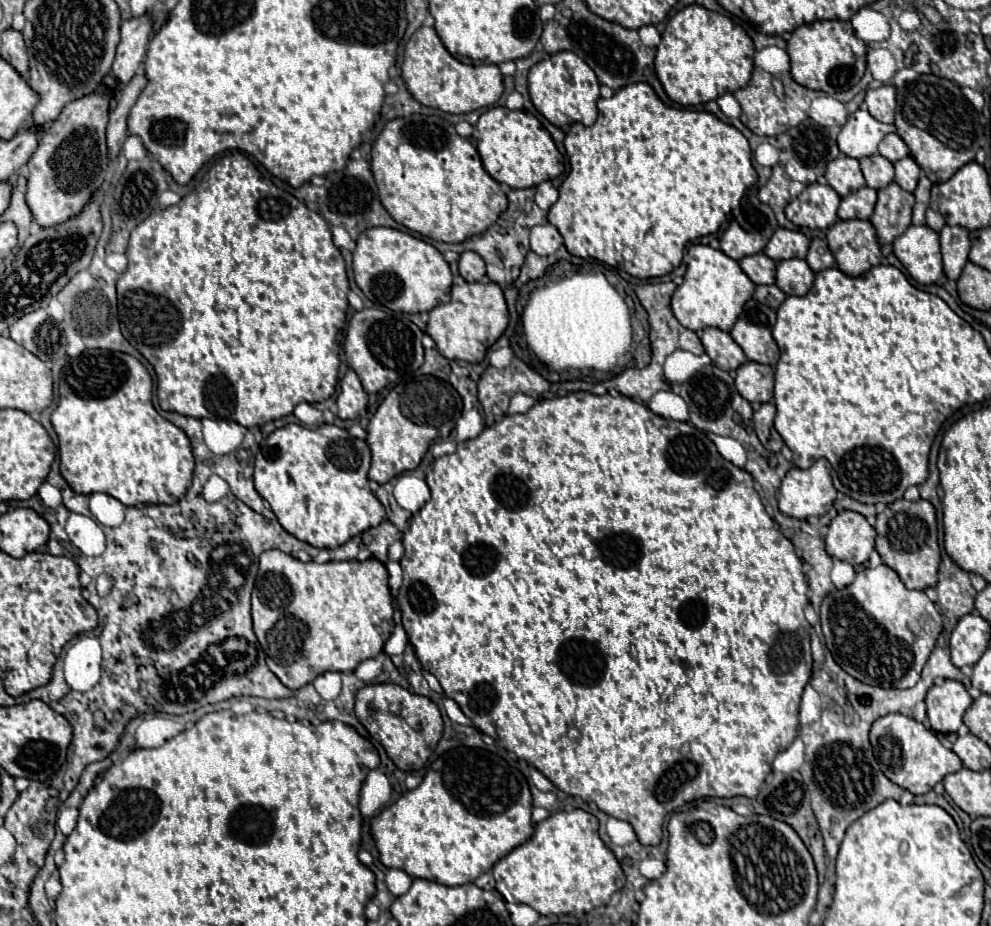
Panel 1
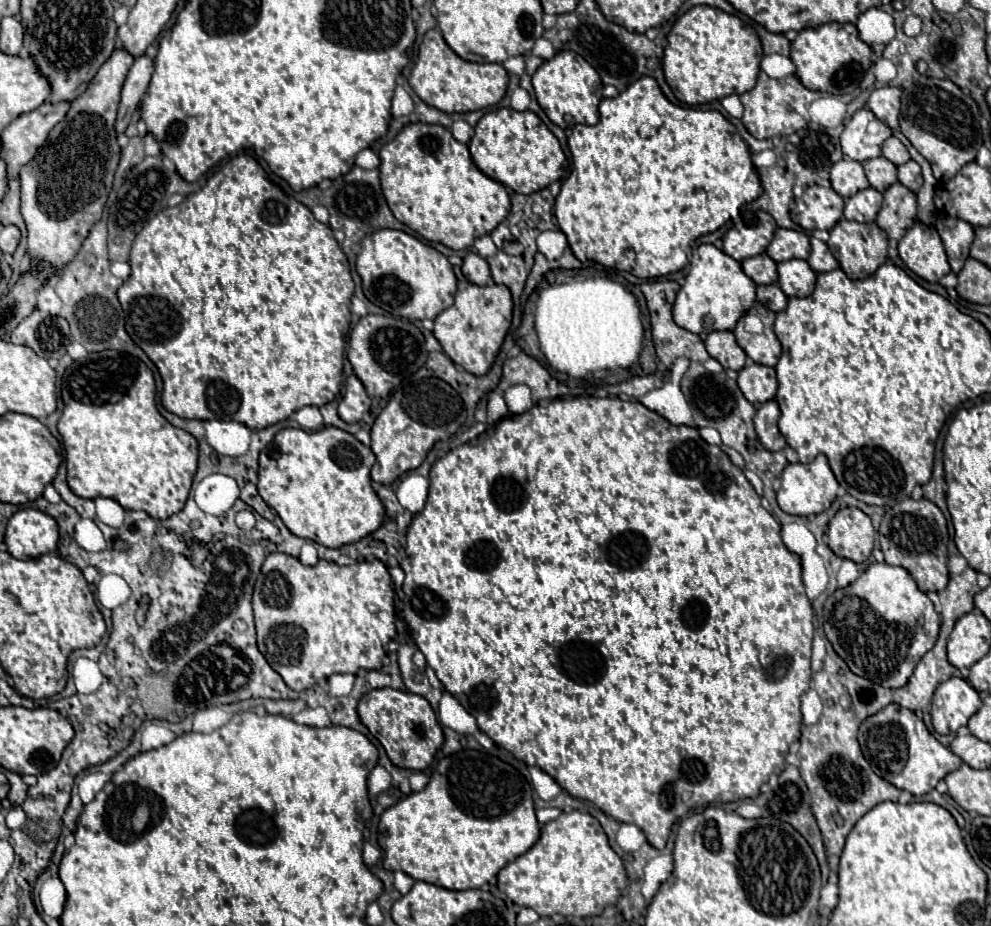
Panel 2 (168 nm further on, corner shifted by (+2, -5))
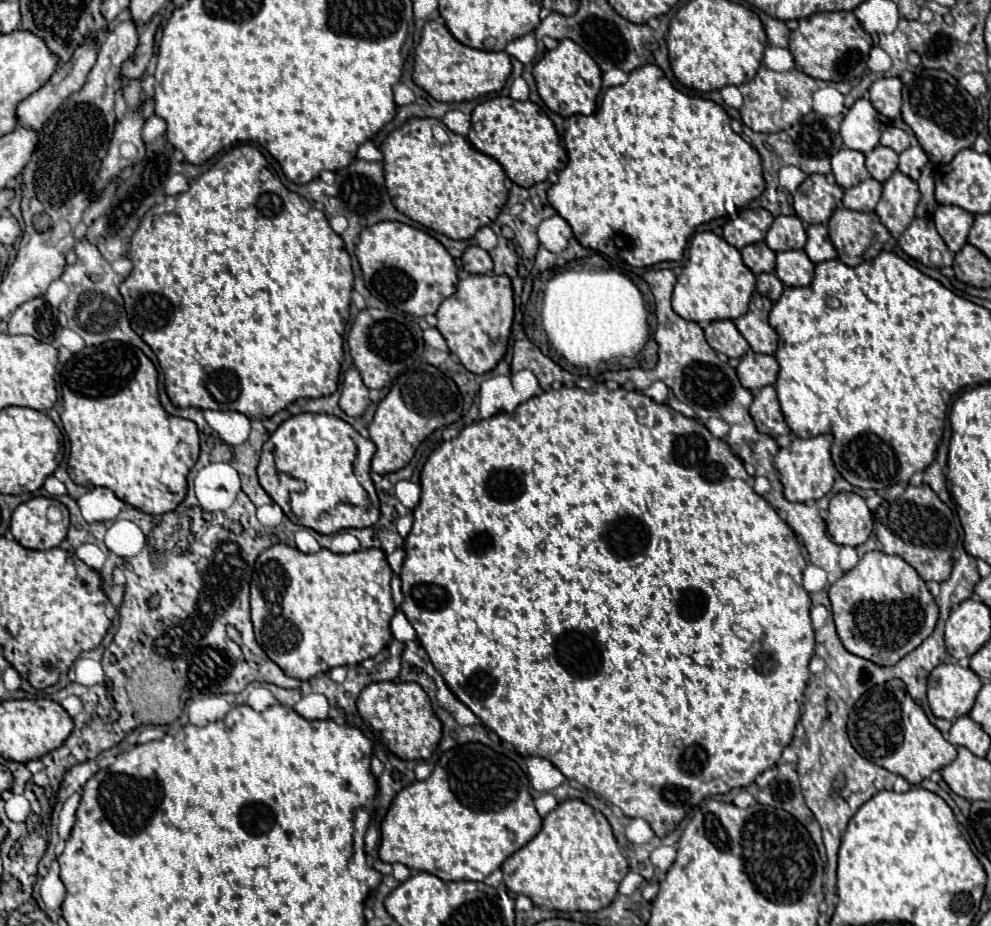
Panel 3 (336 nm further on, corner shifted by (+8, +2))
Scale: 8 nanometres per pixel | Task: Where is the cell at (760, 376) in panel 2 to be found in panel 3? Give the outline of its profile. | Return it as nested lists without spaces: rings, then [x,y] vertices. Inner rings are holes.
[[[748,351],[740,359],[740,365],[736,367],[736,373],[738,373],[740,383],[746,389],[758,391],[758,389],[762,389],[766,385],[774,385],[776,383],[778,363],[776,363],[774,355],[762,355],[762,353]]]

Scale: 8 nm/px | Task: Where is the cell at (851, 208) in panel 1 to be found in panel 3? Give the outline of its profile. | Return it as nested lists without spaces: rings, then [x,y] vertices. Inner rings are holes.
[[[866,179],[860,185],[846,189],[842,203],[846,209],[872,213],[880,195],[882,195],[882,185],[876,179]]]

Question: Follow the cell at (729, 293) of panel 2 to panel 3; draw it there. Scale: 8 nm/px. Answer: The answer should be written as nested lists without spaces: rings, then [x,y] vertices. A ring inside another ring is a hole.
[[[702,231],[696,233],[690,241],[688,263],[684,265],[684,271],[674,285],[672,309],[682,319],[694,323],[718,321],[718,319],[736,321],[740,315],[748,311],[754,287],[756,287],[756,277],[742,263],[740,251],[728,245],[722,237],[714,235],[712,231]]]

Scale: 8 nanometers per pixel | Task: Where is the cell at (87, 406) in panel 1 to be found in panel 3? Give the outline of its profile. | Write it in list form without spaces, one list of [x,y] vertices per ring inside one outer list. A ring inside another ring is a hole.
[[[106,341],[72,355],[72,359],[62,367],[60,377],[64,399],[60,419],[70,439],[70,479],[82,487],[106,487],[120,501],[148,515],[174,511],[186,497],[186,475],[198,459],[200,437],[192,421],[172,417],[162,409],[158,399],[158,373],[152,361],[132,345]]]

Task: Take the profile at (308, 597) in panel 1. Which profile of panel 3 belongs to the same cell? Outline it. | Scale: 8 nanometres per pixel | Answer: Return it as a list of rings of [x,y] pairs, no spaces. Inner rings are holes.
[[[278,543],[278,545],[272,545],[268,547],[266,551],[262,551],[256,559],[256,567],[254,567],[254,575],[252,575],[252,581],[250,581],[250,609],[252,609],[252,623],[254,623],[254,633],[256,633],[256,641],[258,645],[264,649],[264,653],[288,675],[288,677],[294,677],[294,679],[310,679],[314,677],[316,673],[324,673],[332,667],[338,667],[338,665],[358,665],[360,661],[364,659],[370,659],[370,657],[376,657],[392,639],[392,633],[390,633],[390,619],[396,611],[394,607],[394,601],[392,601],[392,591],[390,591],[390,579],[392,579],[392,569],[386,561],[386,555],[382,549],[362,549],[362,551],[354,551],[354,553],[348,553],[348,555],[336,555],[328,549],[320,549],[318,553],[312,553],[312,555],[306,555],[306,553],[300,553],[298,549],[294,547],[288,547],[284,543]]]

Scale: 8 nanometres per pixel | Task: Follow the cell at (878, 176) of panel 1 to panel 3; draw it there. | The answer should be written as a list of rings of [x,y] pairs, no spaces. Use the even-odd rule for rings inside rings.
[[[878,145],[874,147],[874,151],[866,155],[866,169],[880,183],[884,183],[896,171],[896,167],[898,167],[898,155],[888,147]]]

